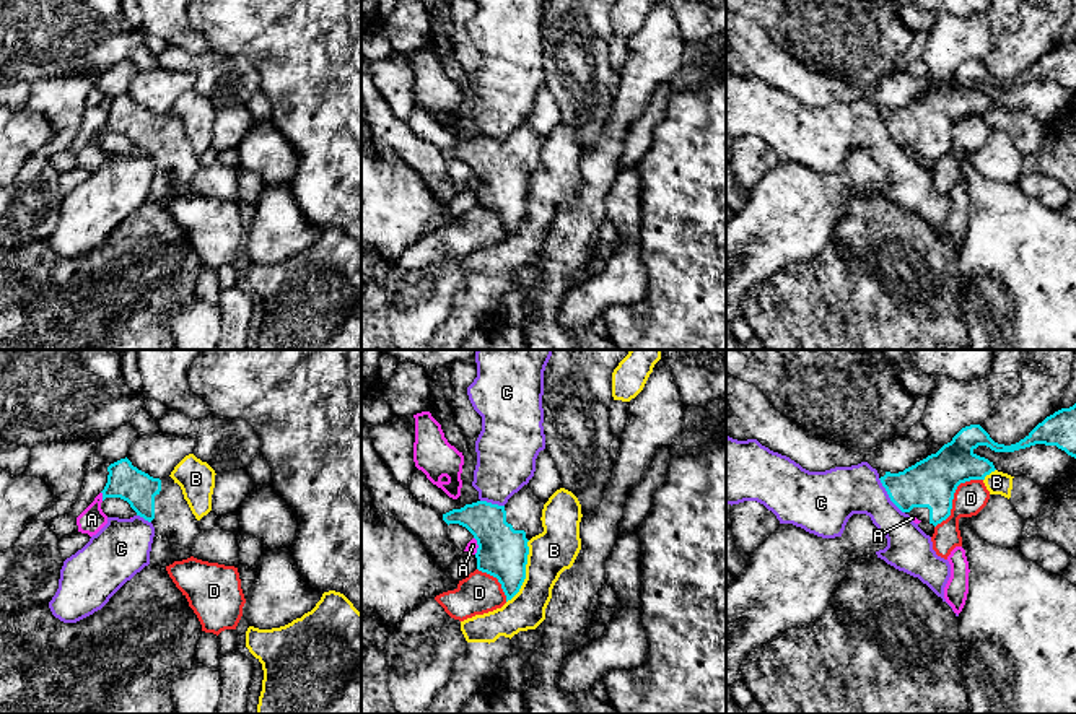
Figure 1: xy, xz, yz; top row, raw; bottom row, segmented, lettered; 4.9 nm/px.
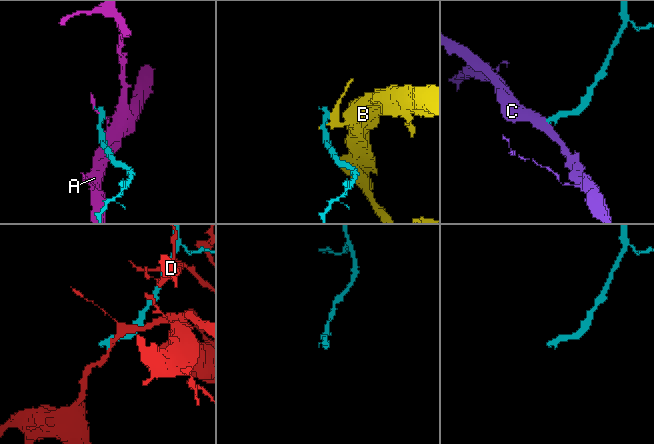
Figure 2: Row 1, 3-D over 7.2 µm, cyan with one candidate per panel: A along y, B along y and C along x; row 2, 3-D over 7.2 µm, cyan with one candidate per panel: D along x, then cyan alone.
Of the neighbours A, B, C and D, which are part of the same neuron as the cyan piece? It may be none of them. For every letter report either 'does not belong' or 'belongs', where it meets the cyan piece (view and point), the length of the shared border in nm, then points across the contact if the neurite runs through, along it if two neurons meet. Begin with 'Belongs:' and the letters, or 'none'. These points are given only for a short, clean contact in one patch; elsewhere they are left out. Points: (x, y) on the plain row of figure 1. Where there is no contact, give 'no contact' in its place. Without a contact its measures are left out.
Belongs: none
A: does not belong; contact xy (103, 132); length 50 nm; border xy (101, 127), (103, 135)
B: does not belong; contact xz (524, 207); length 340 nm
C: does not belong; contact yz (889, 132); length 220 nm; border yz (878, 114), (887, 132), (904, 148)
D: does not belong; contact yz (953, 132); length 340 nm

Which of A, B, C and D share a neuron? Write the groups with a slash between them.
A / B / C / D

